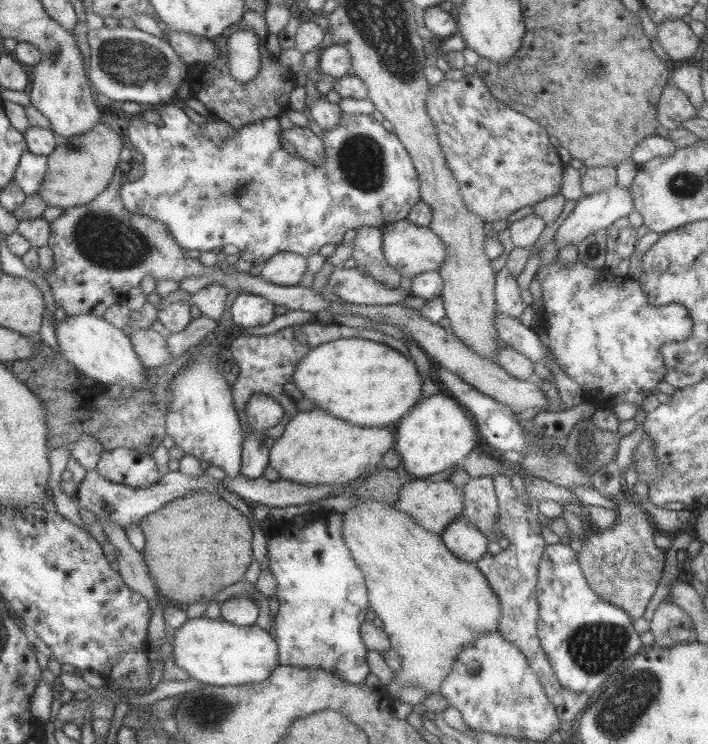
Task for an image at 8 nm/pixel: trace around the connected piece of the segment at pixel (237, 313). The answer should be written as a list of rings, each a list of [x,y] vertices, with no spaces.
[[[241,292],[231,306],[233,322],[241,328],[254,328],[268,324],[276,314],[275,304],[256,293]]]

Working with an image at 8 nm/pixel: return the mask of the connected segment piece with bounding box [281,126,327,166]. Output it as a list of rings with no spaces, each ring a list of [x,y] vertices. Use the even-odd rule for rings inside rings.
[[[293,126],[281,132],[281,139],[288,139],[296,147],[297,155],[314,166],[321,166],[325,161],[325,144],[309,127]]]

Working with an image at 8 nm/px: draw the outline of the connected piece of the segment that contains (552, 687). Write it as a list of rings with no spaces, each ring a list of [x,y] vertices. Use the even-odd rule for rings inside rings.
[[[496,474],[494,487],[499,503],[494,530],[496,534],[506,536],[510,547],[497,555],[484,555],[478,561],[478,565],[480,572],[484,573],[500,600],[502,617],[497,631],[505,637],[506,642],[514,644],[520,652],[524,653],[528,664],[536,672],[545,693],[555,706],[556,714],[561,720],[572,721],[586,708],[590,695],[587,692],[572,692],[559,683],[554,667],[550,664],[537,635],[537,620],[540,617],[537,594],[538,571],[544,549],[547,548],[537,511],[518,502],[518,494],[512,486],[510,477]]]

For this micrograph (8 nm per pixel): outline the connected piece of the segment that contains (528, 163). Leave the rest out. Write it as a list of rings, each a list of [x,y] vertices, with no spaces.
[[[478,74],[467,75],[462,80],[446,79],[438,86],[432,86],[428,91],[426,108],[428,111],[428,116],[432,118],[432,122],[436,124],[436,128],[438,128],[438,140],[442,145],[446,162],[460,185],[460,192],[462,193],[464,202],[473,213],[476,213],[479,217],[482,217],[483,221],[487,225],[496,222],[496,220],[507,220],[507,218],[510,218],[510,216],[512,216],[512,214],[514,214],[517,210],[520,210],[520,208],[535,205],[537,202],[548,198],[553,194],[561,192],[563,170],[565,165],[556,152],[556,147],[550,143],[550,136],[546,129],[540,127],[540,124],[537,124],[534,120],[528,118],[527,115],[508,107],[505,103],[502,103],[494,97],[490,92],[490,89],[486,86],[486,83]]]

